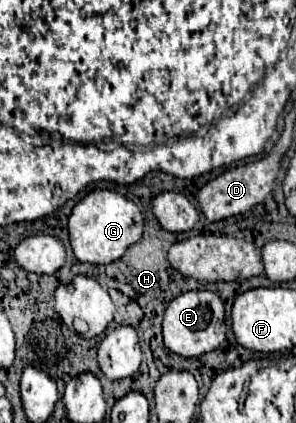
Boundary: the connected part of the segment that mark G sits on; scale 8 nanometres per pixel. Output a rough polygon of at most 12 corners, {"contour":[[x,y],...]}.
{"contour":[[94,189],[68,217],[78,261],[106,265],[142,237],[142,211]]}

